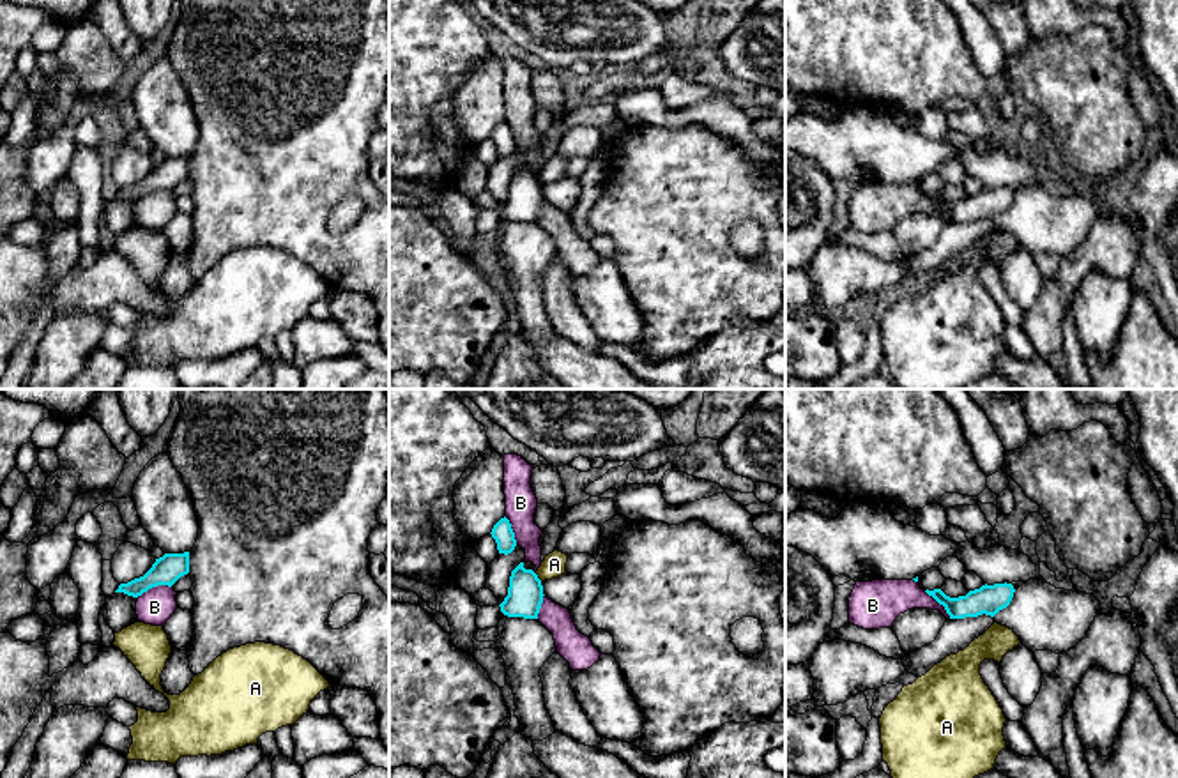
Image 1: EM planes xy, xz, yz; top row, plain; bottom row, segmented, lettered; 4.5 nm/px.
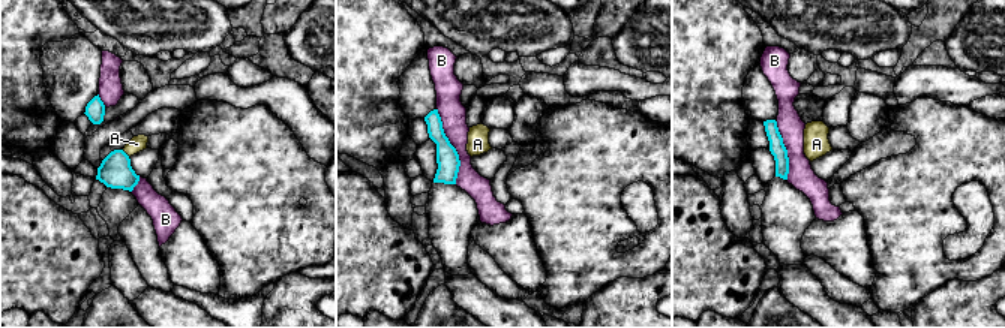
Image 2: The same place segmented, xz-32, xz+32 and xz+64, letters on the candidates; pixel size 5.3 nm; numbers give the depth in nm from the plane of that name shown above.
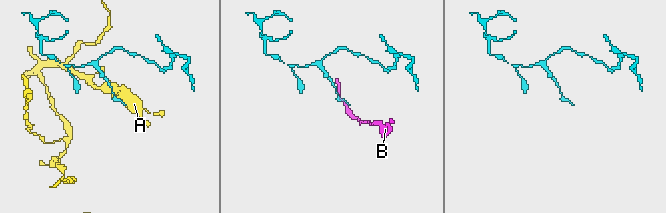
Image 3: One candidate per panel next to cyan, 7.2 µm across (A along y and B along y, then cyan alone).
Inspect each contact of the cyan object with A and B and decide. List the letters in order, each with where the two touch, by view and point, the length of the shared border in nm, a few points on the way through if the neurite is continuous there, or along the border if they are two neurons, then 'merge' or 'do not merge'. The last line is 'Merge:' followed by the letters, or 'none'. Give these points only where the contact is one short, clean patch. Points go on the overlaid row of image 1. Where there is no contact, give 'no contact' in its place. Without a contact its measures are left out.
A: contact xz (536, 577); length 50 nm; border xz (535, 573), (542, 580); do not merge
B: contact xy (152, 586); length 170 nm; do not merge
Merge: none

